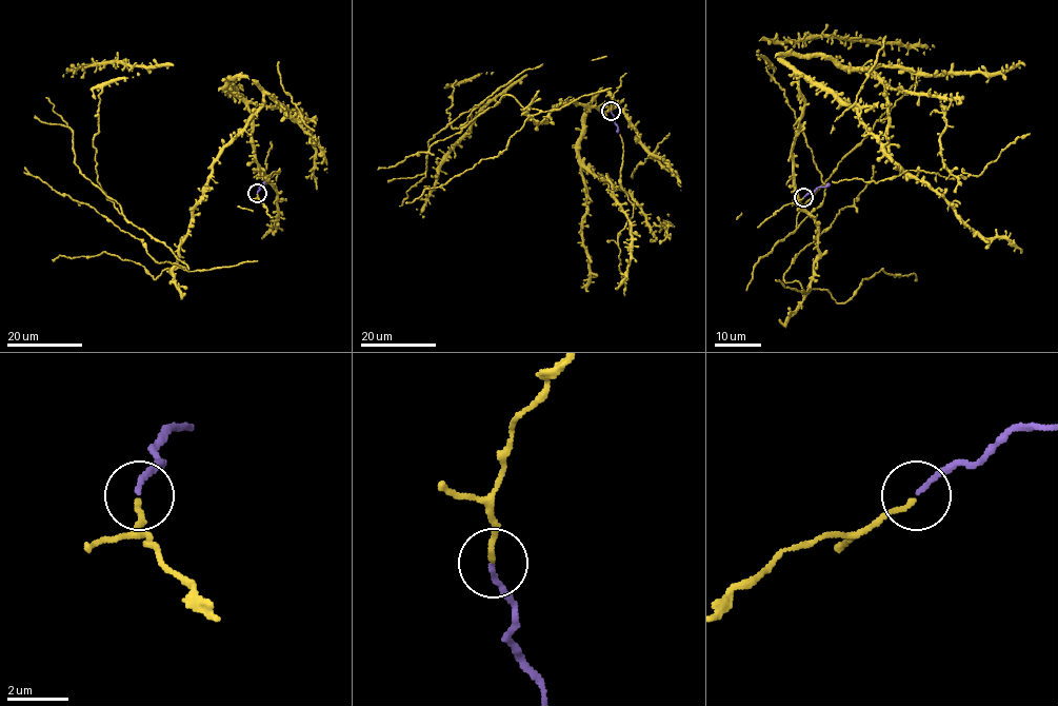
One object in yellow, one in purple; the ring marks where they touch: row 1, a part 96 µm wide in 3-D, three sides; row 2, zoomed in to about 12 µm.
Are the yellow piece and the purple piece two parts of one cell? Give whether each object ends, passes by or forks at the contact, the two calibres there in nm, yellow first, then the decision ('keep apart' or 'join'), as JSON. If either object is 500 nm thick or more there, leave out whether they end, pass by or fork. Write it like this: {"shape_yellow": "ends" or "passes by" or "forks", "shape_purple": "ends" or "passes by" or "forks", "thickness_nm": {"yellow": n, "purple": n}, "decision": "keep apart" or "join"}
{"shape_yellow": "ends", "shape_purple": "ends", "thickness_nm": {"yellow": 160, "purple": 140}, "decision": "join"}

